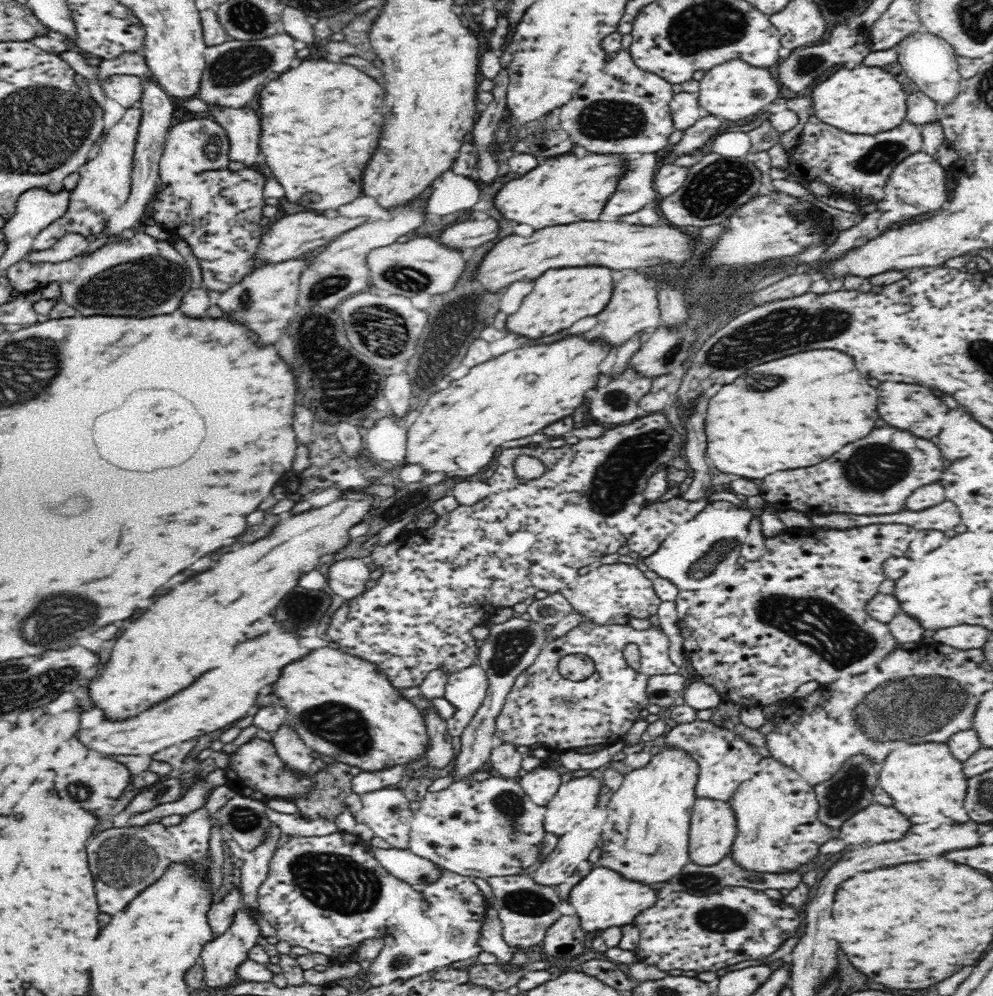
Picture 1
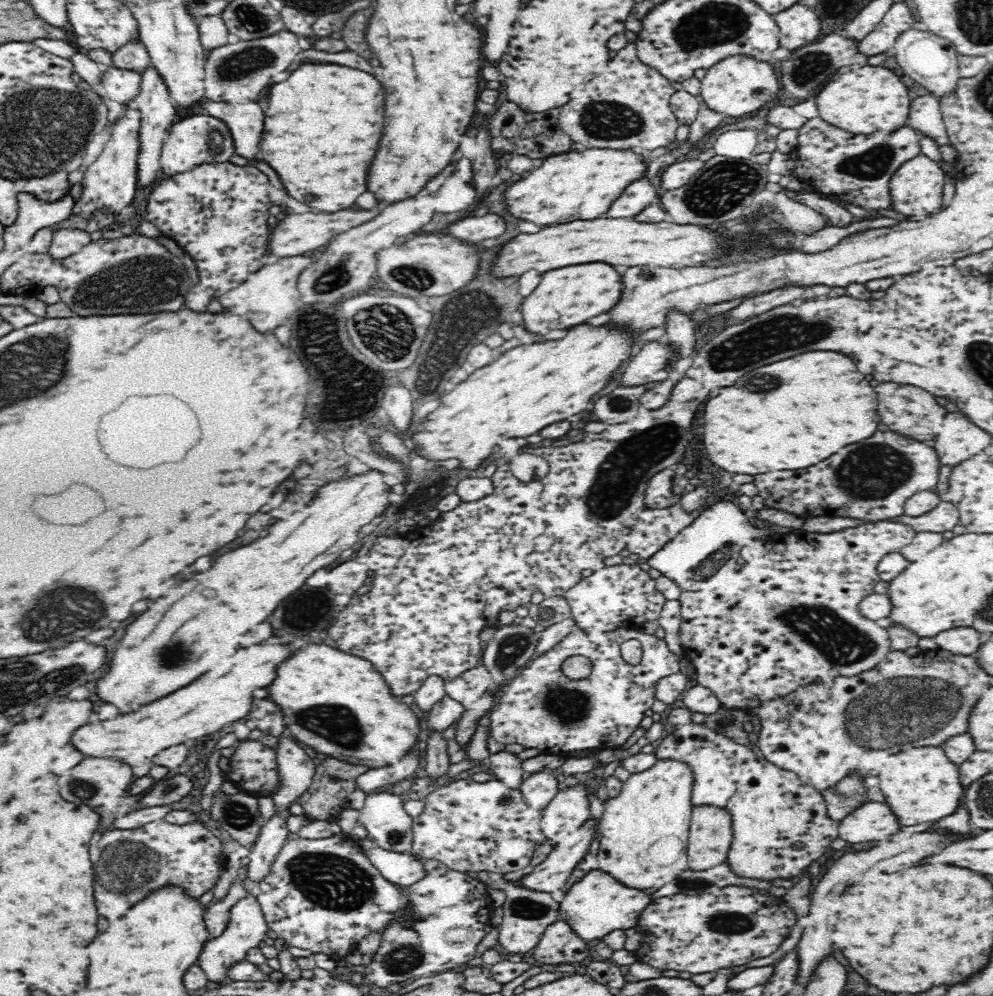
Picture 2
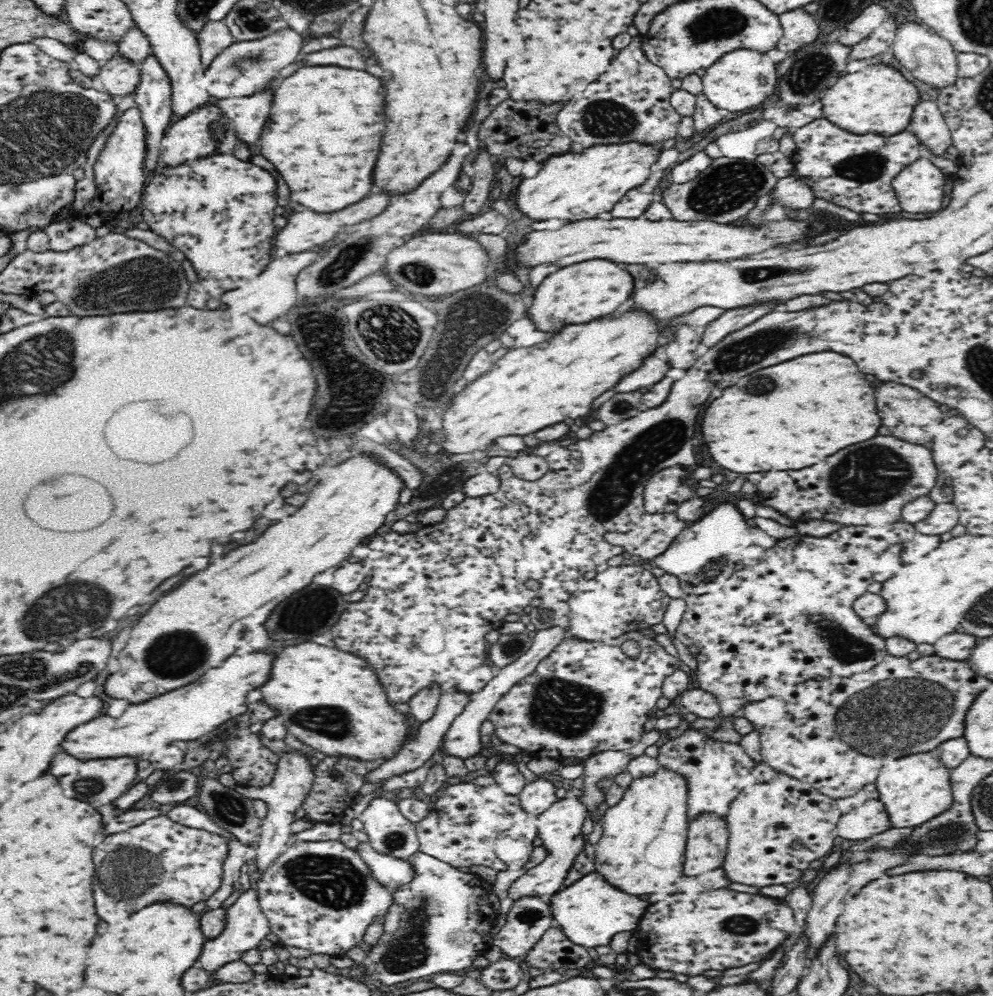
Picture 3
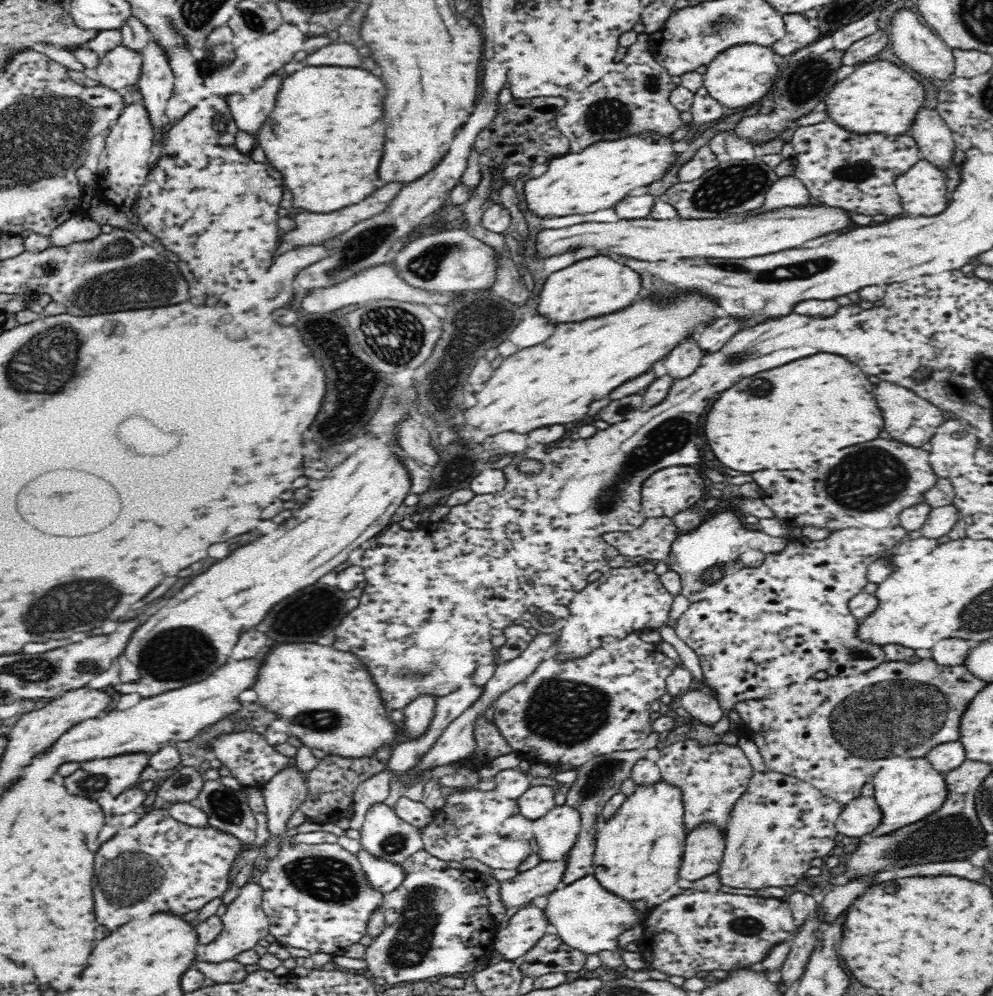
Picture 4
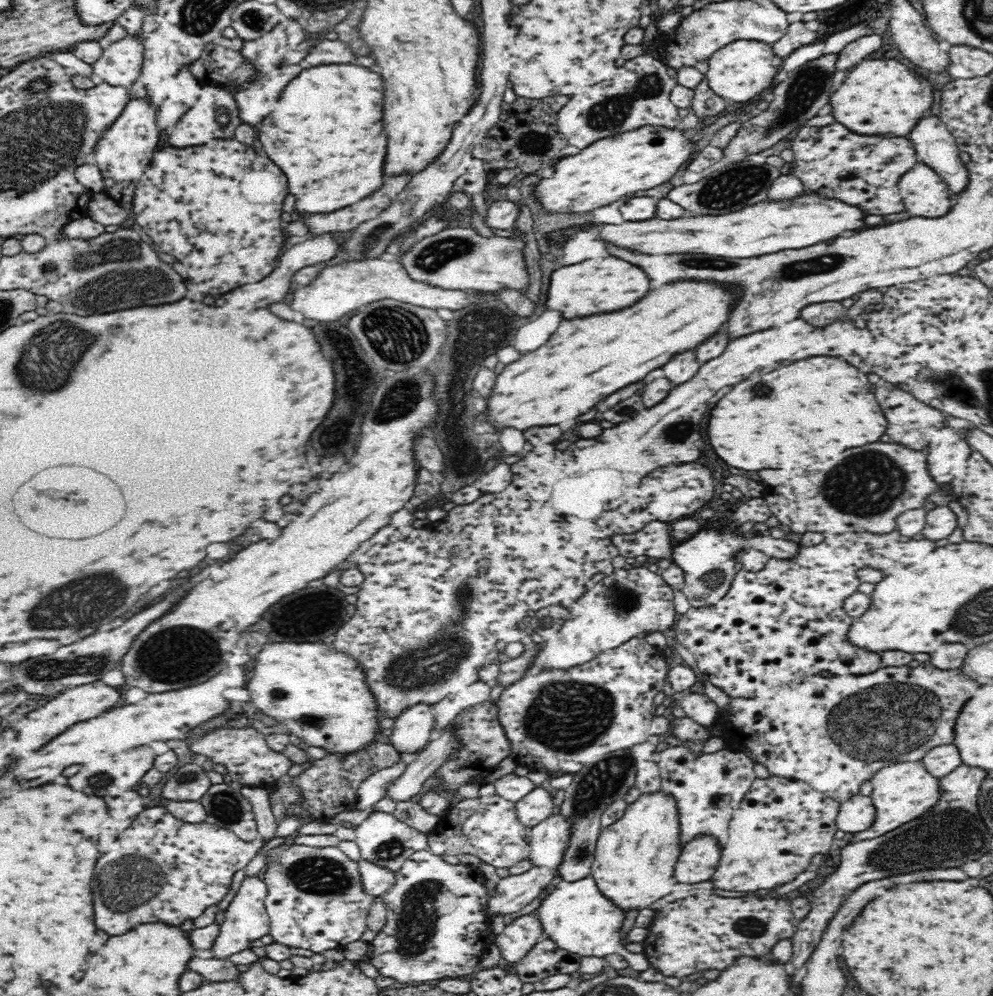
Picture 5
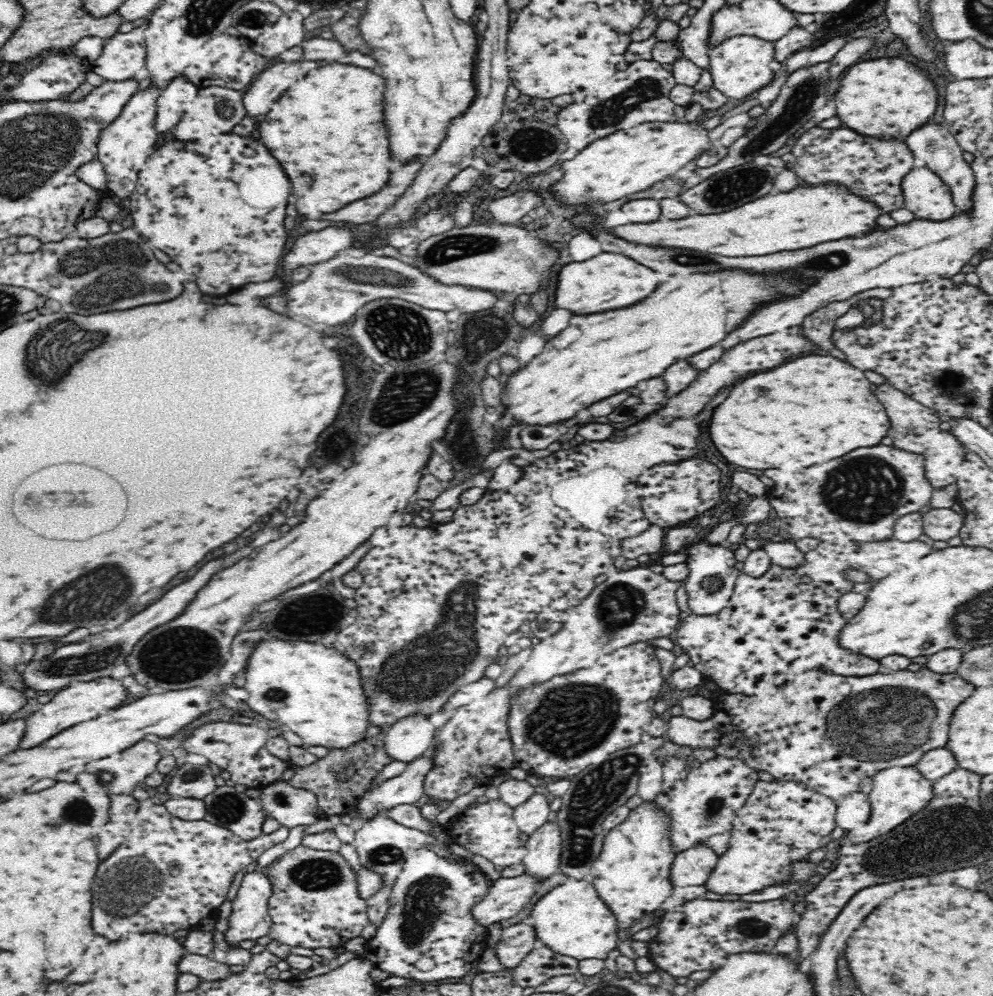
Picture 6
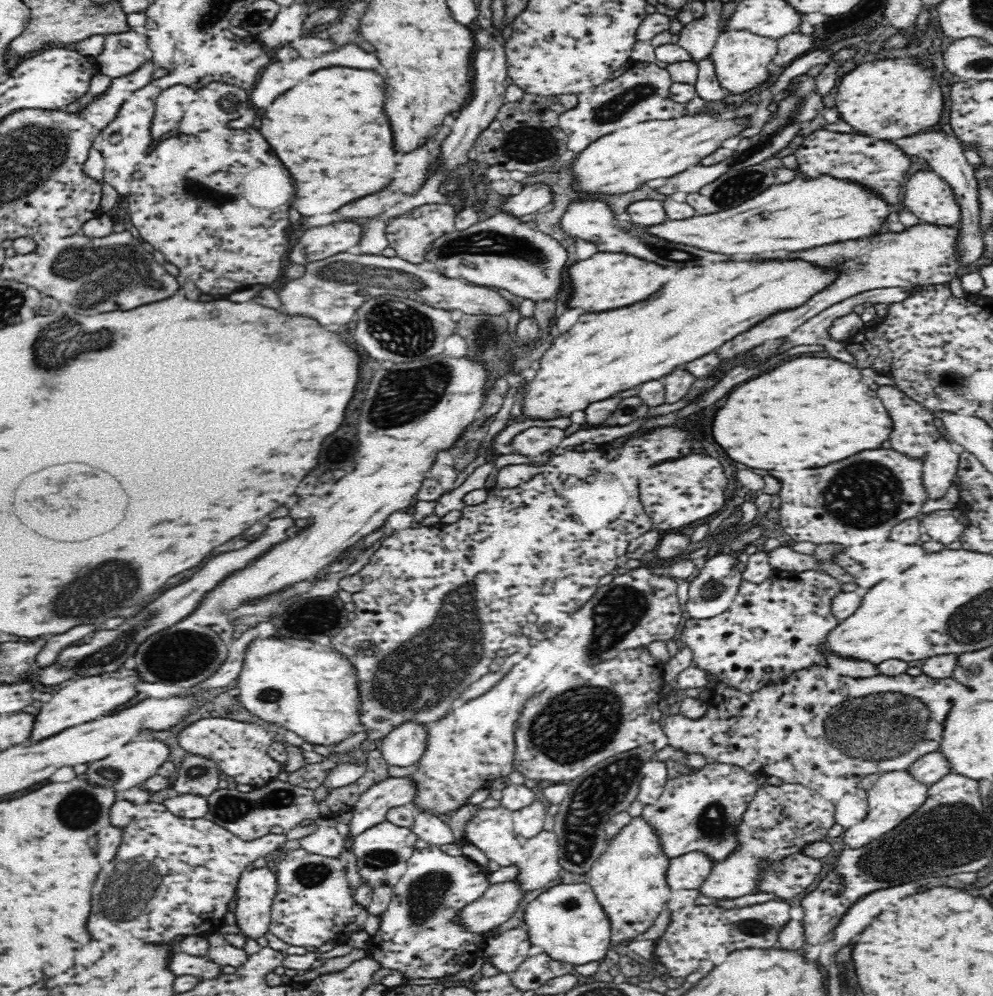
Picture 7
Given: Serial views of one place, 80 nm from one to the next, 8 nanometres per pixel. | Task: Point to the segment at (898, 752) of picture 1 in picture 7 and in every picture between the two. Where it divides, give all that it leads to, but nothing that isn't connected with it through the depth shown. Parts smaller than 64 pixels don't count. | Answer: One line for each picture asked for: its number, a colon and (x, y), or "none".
2: (920, 783)
3: (915, 788)
4: (907, 790)
5: (902, 791)
6: (899, 792)
7: (896, 794)

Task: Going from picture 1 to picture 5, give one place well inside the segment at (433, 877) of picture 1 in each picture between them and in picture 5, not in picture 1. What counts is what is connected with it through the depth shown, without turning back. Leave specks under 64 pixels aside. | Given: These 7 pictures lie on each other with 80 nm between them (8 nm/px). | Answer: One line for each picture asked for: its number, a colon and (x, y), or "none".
2: (405, 869)
3: (392, 872)
4: (385, 876)
5: (377, 880)

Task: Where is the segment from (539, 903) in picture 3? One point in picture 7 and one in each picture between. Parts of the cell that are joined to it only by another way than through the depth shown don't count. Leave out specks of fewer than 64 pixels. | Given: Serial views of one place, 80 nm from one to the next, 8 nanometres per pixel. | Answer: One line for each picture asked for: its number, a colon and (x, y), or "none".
4: (528, 924)
5: (514, 942)
6: (516, 941)
7: (508, 950)

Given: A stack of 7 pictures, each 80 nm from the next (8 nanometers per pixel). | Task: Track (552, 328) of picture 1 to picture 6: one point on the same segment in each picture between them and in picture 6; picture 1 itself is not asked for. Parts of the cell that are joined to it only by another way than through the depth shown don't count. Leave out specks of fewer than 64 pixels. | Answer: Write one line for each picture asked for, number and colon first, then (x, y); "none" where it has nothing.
2: (564, 298)
3: (576, 294)
4: (597, 286)
5: (606, 284)
6: (608, 281)

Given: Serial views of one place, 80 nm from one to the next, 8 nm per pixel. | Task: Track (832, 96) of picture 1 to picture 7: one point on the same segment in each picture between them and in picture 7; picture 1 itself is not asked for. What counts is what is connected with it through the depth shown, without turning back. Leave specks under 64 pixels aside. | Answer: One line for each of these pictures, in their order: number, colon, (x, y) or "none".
2: (869, 99)
3: (878, 99)
4: (881, 98)
5: (880, 97)
6: (887, 98)
7: (888, 99)

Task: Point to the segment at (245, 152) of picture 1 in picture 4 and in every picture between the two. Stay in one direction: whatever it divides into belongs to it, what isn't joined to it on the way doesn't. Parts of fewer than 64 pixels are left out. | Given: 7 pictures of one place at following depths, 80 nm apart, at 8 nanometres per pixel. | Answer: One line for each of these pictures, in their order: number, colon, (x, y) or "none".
2: (244, 120)
3: (248, 115)
4: (249, 110)

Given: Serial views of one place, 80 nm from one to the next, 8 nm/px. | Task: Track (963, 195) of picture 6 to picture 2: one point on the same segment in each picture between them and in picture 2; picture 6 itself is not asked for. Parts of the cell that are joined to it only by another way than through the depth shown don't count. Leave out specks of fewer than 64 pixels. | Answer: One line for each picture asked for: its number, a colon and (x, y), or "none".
2: (925, 117)
3: (928, 124)
4: (934, 138)
5: (935, 146)

